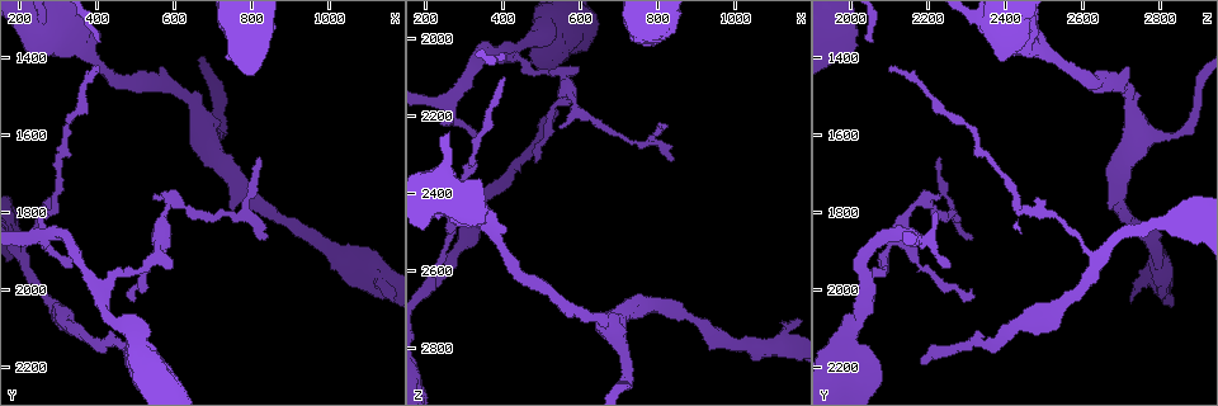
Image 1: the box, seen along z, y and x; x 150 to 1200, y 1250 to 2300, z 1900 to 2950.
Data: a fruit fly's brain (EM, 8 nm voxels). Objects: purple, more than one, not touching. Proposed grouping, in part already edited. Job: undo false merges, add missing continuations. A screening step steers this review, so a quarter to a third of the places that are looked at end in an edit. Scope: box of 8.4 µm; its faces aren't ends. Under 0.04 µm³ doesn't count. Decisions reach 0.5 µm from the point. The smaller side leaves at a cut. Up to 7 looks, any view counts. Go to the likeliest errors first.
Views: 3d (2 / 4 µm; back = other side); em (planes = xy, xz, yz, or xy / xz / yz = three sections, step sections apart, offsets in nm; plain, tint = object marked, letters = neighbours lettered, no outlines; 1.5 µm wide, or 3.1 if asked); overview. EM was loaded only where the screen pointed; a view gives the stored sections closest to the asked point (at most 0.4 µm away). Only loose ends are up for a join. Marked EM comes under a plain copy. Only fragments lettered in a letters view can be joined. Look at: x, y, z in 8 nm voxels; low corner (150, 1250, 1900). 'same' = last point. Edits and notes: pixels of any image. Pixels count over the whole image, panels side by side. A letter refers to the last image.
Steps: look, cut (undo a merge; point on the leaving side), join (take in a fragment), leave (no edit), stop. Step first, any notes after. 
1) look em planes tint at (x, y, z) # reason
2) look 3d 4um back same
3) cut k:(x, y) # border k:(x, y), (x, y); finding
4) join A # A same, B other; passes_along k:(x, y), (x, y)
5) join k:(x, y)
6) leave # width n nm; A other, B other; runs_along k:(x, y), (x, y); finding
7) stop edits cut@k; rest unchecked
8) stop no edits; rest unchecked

look em xz step 8 tint at (545, 2195, 2185) # end of a long branch

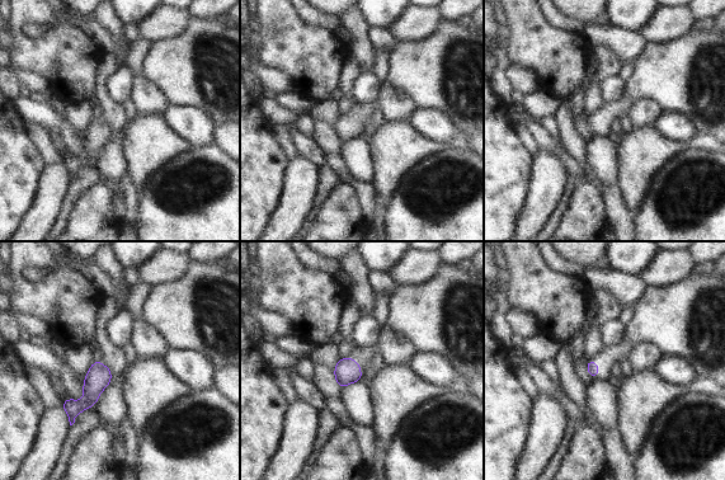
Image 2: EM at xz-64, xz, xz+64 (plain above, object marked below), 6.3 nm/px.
look em xz step 8 letters same # see the neighbours

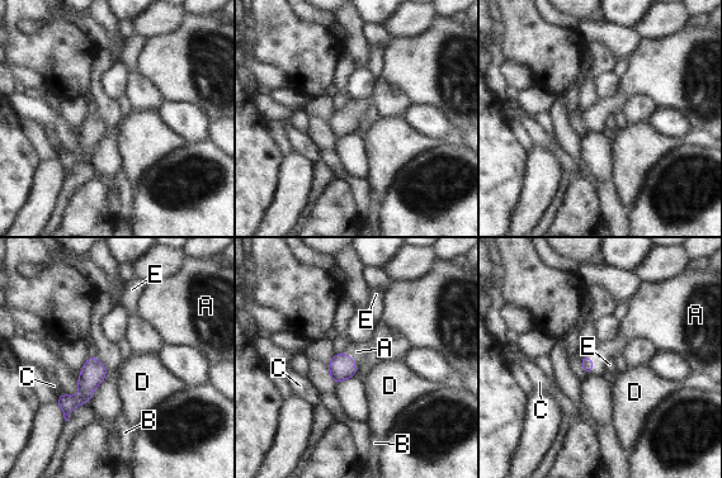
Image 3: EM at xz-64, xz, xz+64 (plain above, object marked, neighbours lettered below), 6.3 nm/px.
join A # A same, B other, C other, D other, E other; passes_along 3:(341, 365), (354, 360), (357, 351); it goes on there

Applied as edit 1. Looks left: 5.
look 3d 2um back at (850, 1860, 2310) # an open end

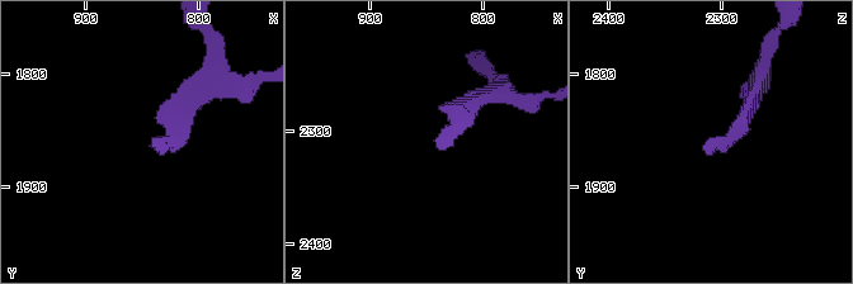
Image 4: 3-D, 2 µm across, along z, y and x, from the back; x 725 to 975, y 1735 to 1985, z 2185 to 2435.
look em planes letters at (842, 1860, 2310) # need the tissue

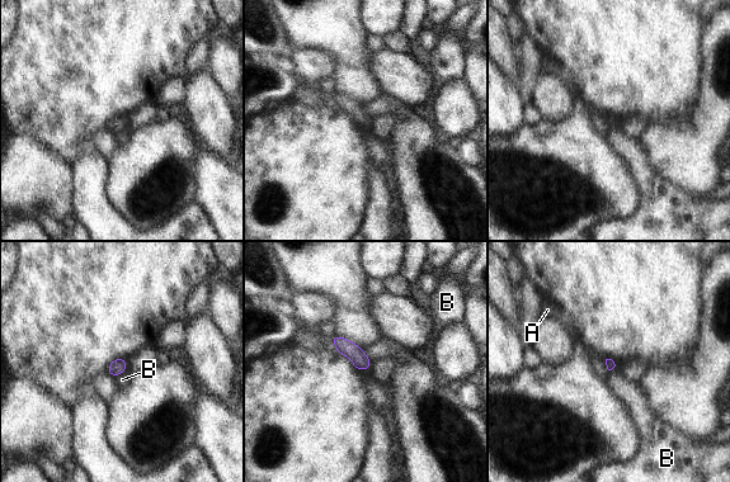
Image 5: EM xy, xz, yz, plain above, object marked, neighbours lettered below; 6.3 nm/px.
leave # A other, B other; border 5:(126, 369), (116, 378); no lettered fragment goes on from it

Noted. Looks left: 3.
look em planes tint at (270, 1795, 2440) # abrupt turn

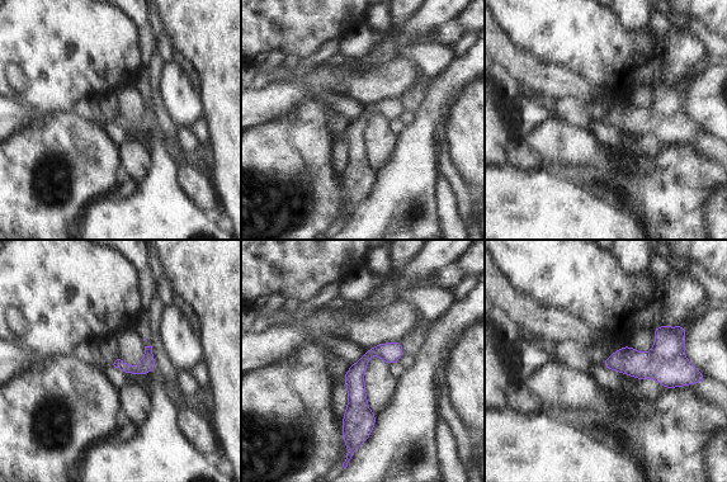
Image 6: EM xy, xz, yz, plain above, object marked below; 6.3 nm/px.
look em planes letters same

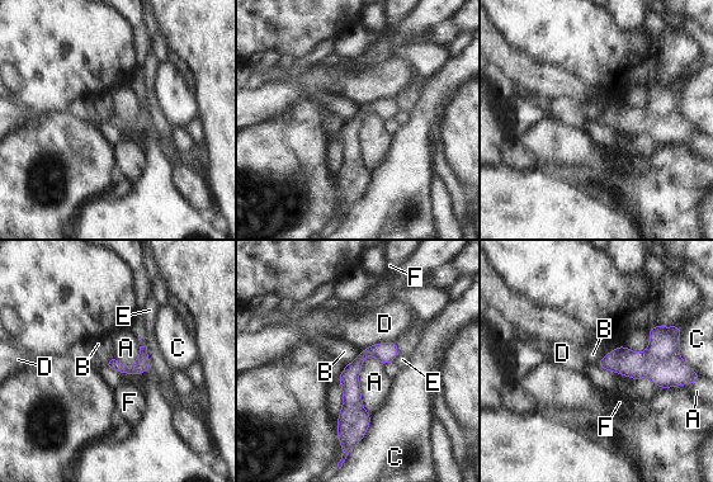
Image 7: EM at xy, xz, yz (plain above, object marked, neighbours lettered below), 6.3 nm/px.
leave # width 90 nm; A other, B other, C other, D other, E other, F other; runs_along 7:(391, 344), (368, 350), (352, 371), (352, 438); all the same neuron

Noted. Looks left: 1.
stop edits join@3; rest unchecked

